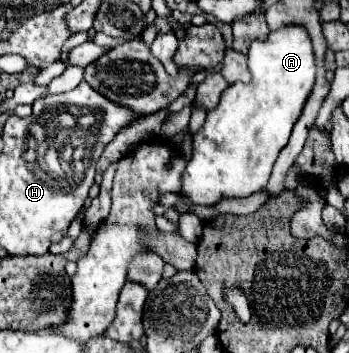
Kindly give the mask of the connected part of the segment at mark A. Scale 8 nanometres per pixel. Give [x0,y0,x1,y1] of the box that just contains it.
[174,27,316,213]

